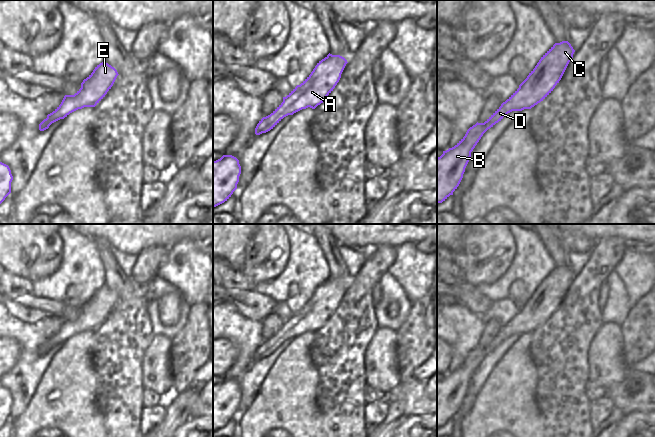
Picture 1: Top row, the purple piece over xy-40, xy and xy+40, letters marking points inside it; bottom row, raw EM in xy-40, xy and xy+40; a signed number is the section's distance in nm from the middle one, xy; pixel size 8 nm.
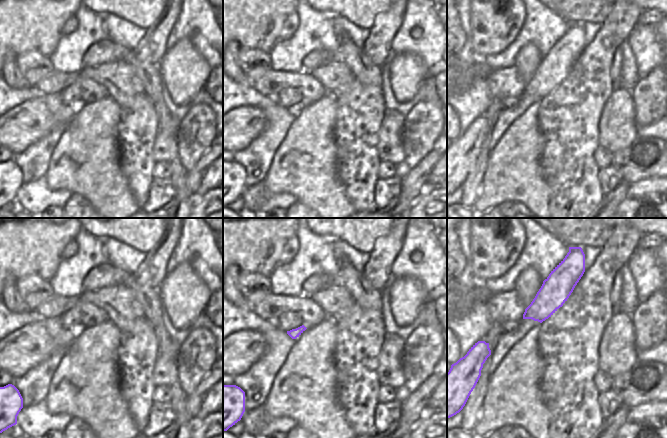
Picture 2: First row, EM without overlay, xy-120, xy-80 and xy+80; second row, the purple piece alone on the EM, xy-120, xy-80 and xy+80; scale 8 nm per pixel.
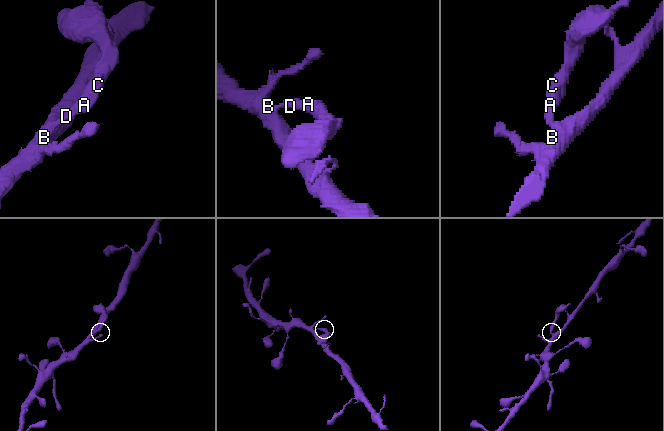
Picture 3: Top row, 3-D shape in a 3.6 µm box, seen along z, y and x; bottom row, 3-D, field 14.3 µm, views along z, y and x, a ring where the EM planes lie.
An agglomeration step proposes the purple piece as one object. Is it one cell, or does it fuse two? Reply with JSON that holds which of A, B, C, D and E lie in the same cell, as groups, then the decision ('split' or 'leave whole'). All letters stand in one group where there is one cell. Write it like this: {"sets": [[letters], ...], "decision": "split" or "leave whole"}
{"sets": [["A", "B", "C", "D", "E"]], "decision": "leave whole"}

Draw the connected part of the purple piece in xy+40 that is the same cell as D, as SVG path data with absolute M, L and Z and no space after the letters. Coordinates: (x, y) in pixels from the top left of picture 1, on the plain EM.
M568 265L555 267L539 284L519 312L484 346L470 351L465 360L437 382L437 428L459 410L471 376L483 358L512 335L531 333L543 325L561 304L575 274Z

